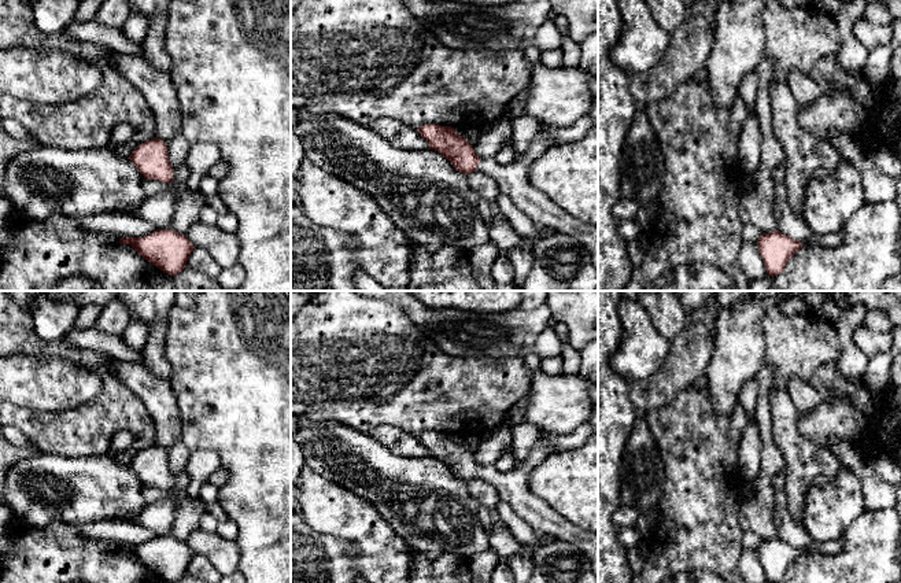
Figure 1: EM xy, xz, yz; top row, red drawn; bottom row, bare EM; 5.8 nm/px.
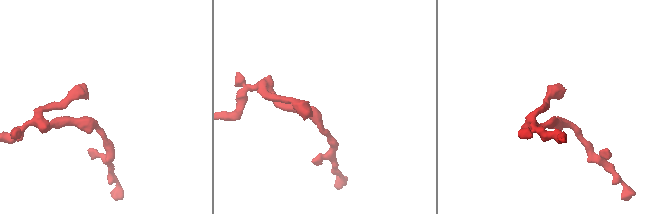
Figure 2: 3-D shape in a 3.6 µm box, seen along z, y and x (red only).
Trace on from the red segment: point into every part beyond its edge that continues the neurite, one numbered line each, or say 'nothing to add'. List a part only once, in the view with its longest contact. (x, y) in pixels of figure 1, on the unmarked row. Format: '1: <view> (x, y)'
1: xy (180, 482)

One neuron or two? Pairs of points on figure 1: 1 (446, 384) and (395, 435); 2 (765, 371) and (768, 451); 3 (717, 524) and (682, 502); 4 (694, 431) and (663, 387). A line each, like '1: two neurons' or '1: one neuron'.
1: two neurons
2: one neuron
3: one neuron
4: two neurons

